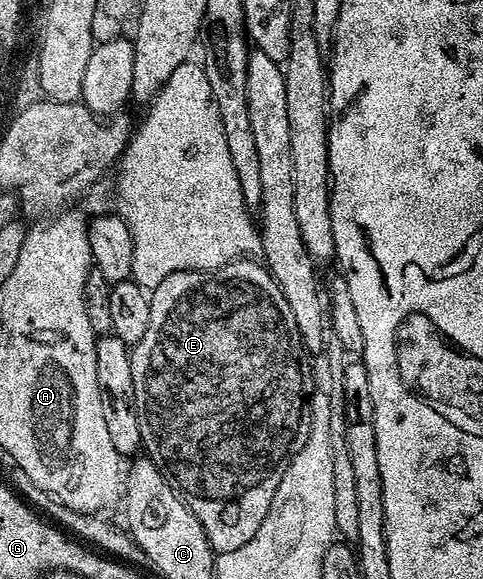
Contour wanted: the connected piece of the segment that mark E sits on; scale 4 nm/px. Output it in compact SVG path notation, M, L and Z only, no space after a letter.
M237 258L213 272L175 272L159 277L155 284L156 289L150 292L150 326L146 326L142 342L131 349L134 398L142 430L142 448L147 459L160 467L161 474L179 492L184 505L194 513L198 522L202 522L202 530L206 530L213 553L233 552L238 550L238 546L246 546L246 542L258 534L258 526L262 526L262 518L266 518L270 502L274 502L274 490L278 490L278 482L282 482L286 466L292 461L292 455L306 446L306 438L310 434L309 393L306 388L304 392L306 368L300 365L302 345L290 314L290 302L286 302L272 273L256 258Z

